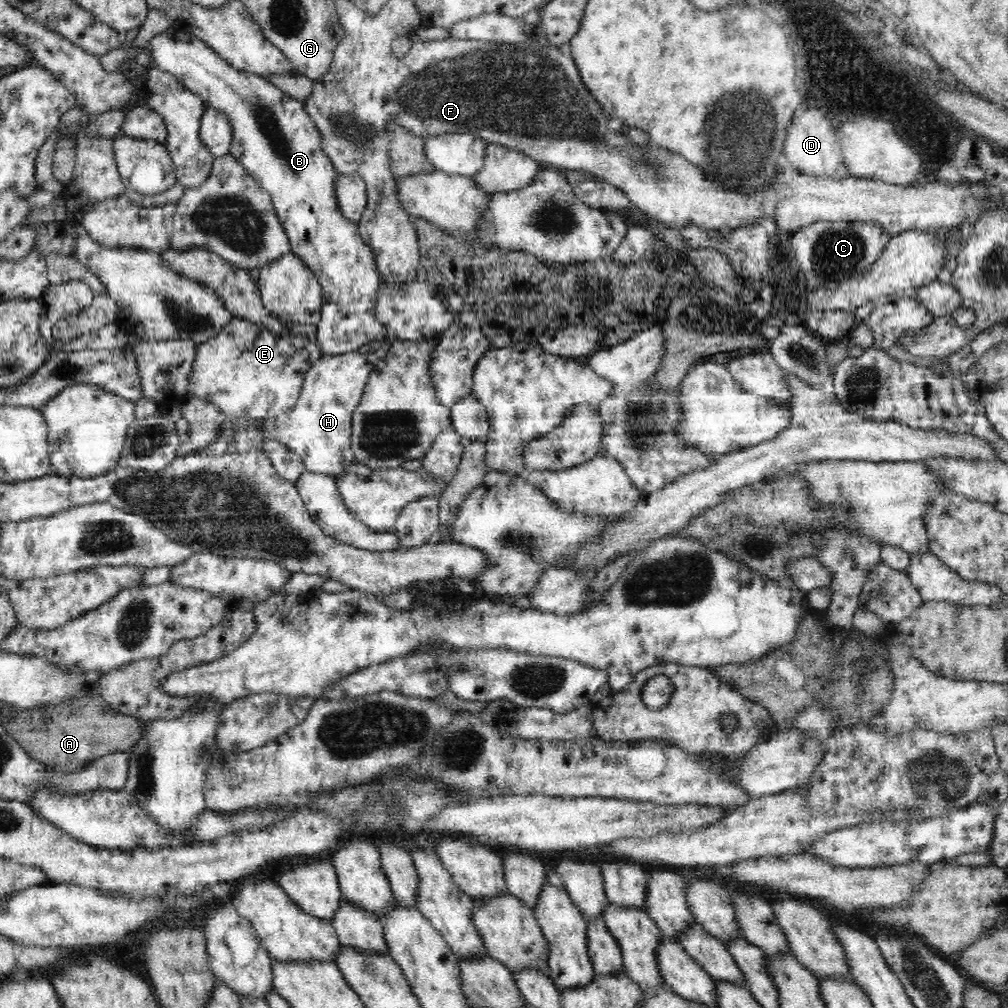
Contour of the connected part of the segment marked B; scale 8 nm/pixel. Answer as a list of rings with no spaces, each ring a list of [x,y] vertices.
[[[169,28],[154,36],[147,46],[154,67],[174,75],[190,92],[201,96],[206,107],[225,112],[233,128],[231,155],[240,161],[254,180],[270,193],[278,218],[288,235],[291,250],[314,272],[322,289],[321,317],[317,324],[316,344],[323,357],[358,351],[361,347],[384,341],[386,327],[375,315],[381,281],[372,249],[360,236],[359,225],[348,220],[340,210],[335,193],[335,178],[342,175],[322,151],[322,136],[307,114],[303,102],[286,98],[263,75],[244,72],[228,64],[213,48],[193,34]]]

